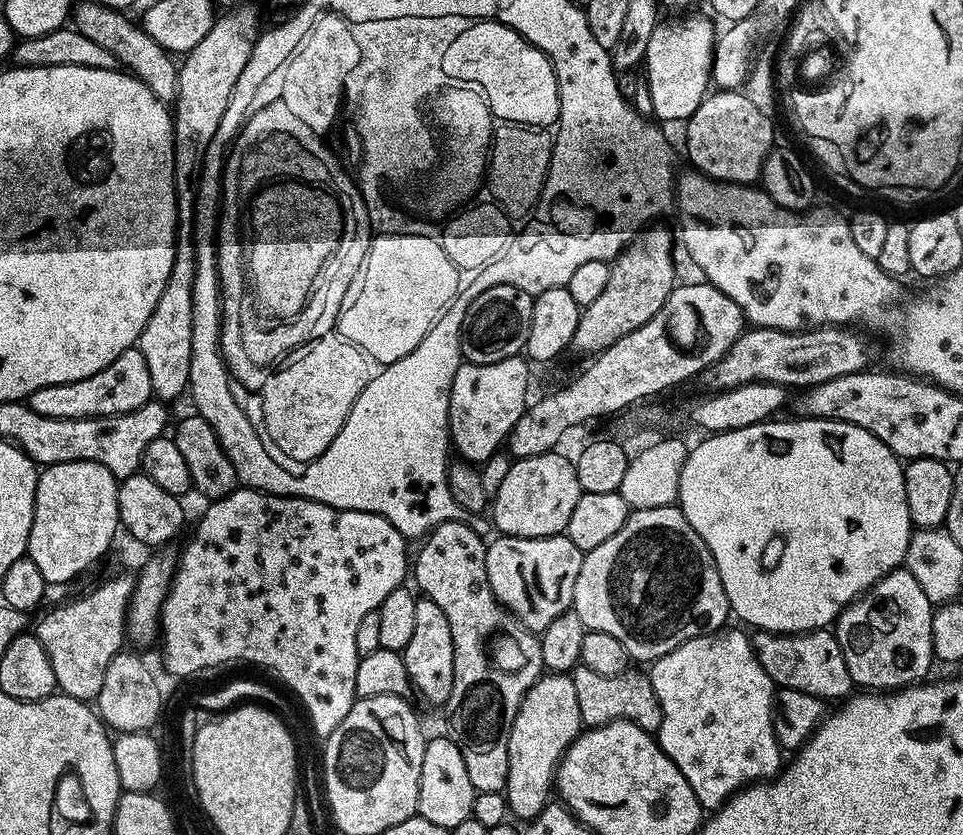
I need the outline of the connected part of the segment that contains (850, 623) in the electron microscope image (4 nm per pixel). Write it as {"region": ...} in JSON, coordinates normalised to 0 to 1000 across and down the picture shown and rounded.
{"region":[[[939,678],[920,687],[897,713],[890,714],[884,723],[880,723],[867,745],[866,756],[870,764],[870,774],[874,774],[876,780],[879,802],[883,802],[886,820],[897,826],[920,829],[955,819],[963,811],[960,808],[967,802],[968,795],[970,796],[966,764],[969,732],[968,720],[962,714],[948,687]]]}

